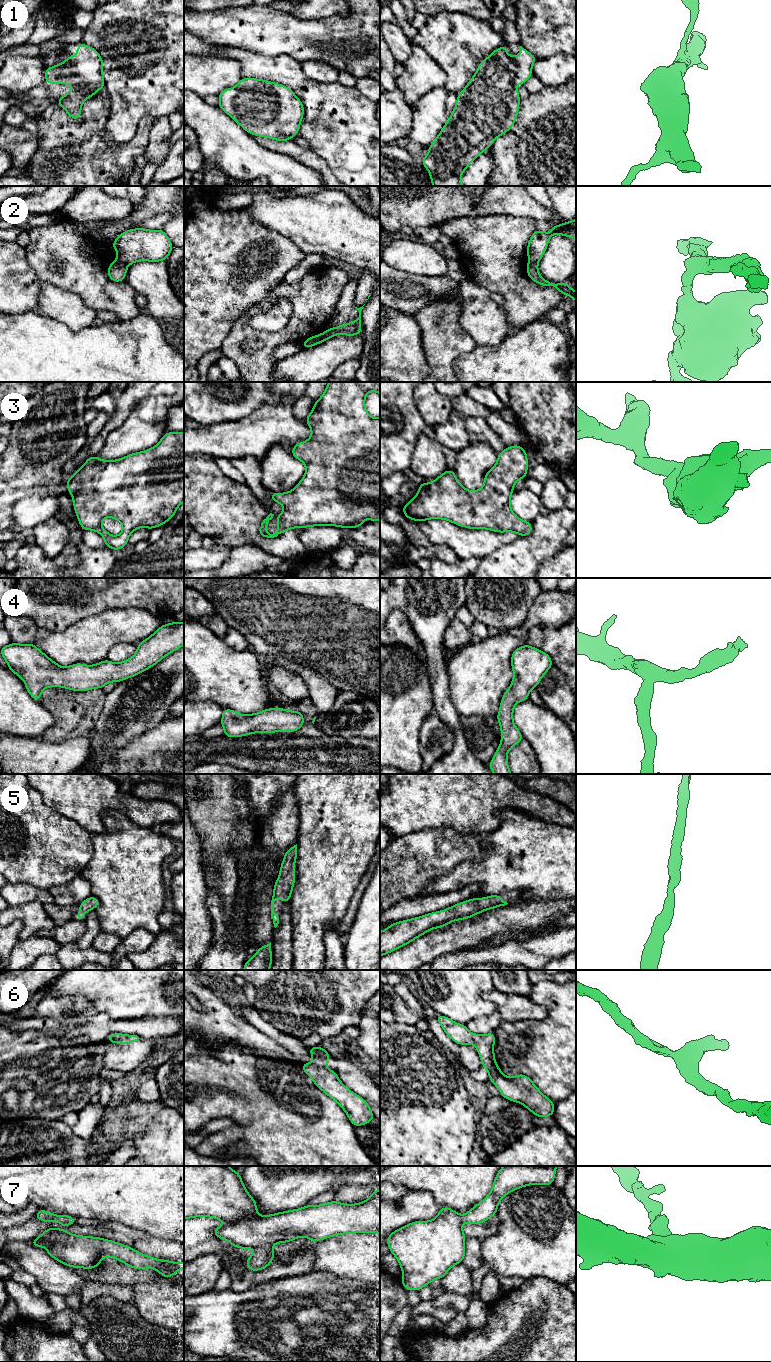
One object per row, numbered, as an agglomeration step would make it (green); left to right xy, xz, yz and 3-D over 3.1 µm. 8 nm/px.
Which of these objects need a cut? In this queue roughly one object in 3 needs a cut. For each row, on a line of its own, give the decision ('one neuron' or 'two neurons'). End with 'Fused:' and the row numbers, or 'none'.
1: one neuron
2: two neurons
3: one neuron
4: one neuron
5: one neuron
6: one neuron
7: one neuron
Fused: 2

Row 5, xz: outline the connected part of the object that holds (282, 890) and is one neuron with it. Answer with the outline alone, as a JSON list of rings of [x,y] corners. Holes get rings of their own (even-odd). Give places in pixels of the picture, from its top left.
[[[297,844],[288,849],[281,863],[278,879],[275,881],[271,900],[271,919],[274,927],[279,924],[280,914],[274,913],[274,902],[280,898],[284,903],[291,899],[291,893],[295,884],[295,861],[297,858]]]

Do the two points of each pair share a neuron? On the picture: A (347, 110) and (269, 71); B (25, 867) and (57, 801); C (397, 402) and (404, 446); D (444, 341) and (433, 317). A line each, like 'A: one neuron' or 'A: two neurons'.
A: one neuron
B: two neurons
C: one neuron
D: one neuron

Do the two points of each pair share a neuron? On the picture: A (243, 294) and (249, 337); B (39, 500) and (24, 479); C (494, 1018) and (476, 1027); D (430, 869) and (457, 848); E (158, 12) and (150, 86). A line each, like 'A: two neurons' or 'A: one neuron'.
A: two neurons
B: two neurons
C: one neuron
D: one neuron
E: one neuron

